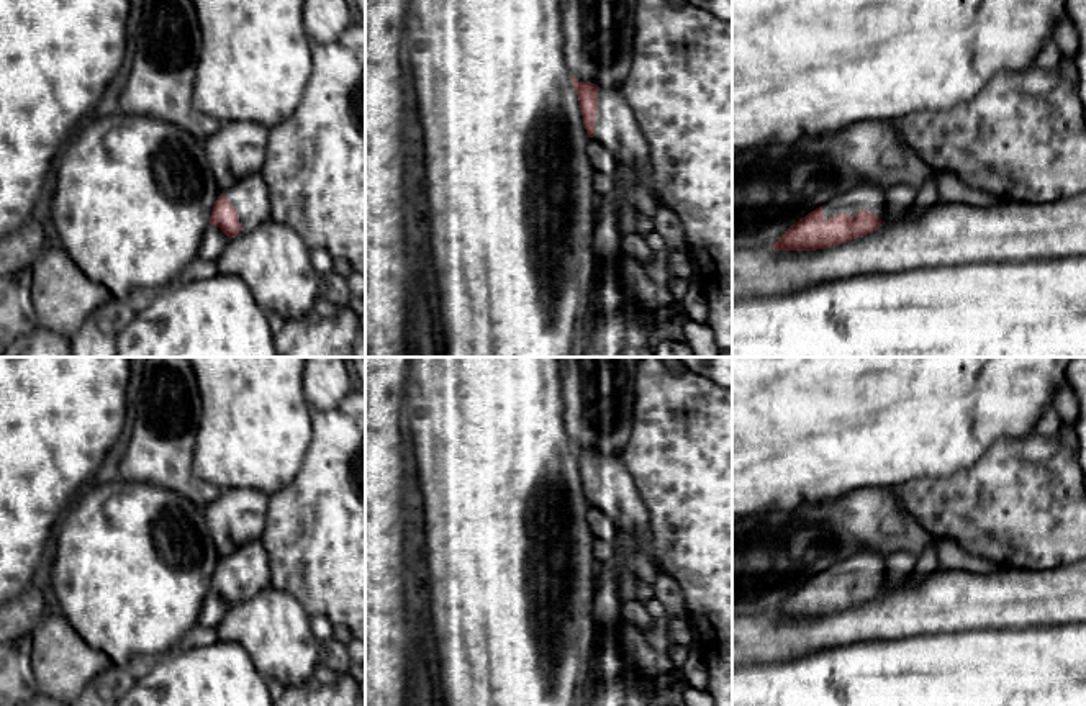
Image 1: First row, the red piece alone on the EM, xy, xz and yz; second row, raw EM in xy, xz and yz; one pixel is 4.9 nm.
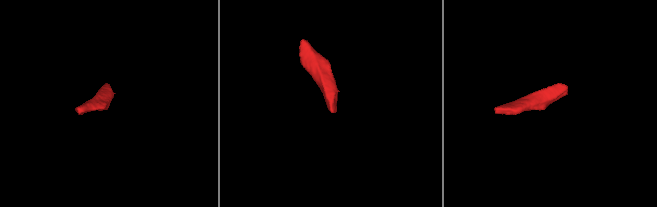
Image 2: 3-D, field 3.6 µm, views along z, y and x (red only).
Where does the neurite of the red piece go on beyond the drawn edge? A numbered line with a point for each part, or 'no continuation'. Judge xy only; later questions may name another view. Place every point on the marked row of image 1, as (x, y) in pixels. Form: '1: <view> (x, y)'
1: xy (249, 197)

